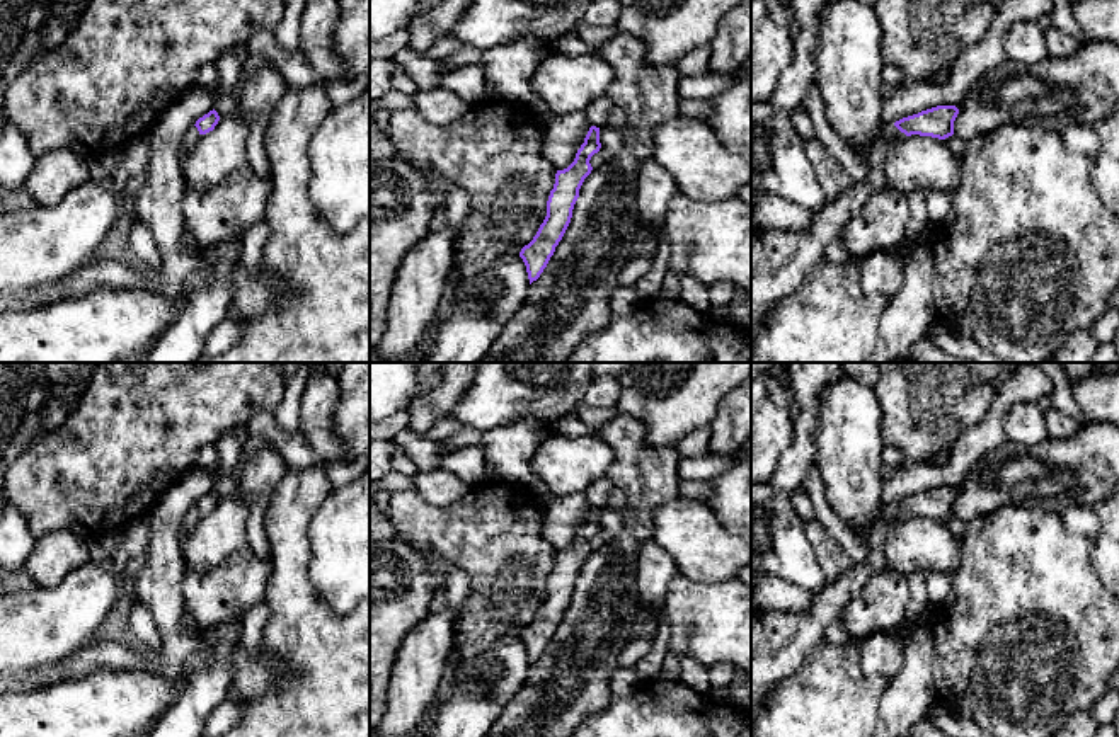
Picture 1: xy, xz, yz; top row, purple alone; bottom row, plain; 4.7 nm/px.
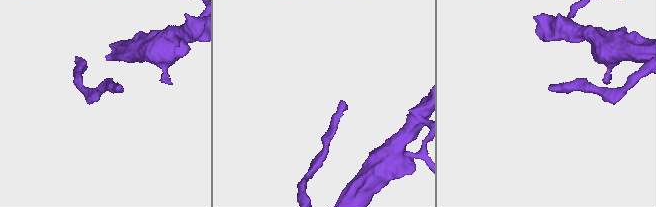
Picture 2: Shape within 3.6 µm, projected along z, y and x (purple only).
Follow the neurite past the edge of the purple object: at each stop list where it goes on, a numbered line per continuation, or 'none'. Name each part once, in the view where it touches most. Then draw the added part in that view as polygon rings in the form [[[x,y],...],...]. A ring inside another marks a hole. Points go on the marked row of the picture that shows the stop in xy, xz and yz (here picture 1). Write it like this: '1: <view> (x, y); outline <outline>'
1: yz (780, 261); outline [[[884,123],[865,160],[864,182],[853,182],[833,203],[824,204],[807,230],[765,230],[751,242],[751,339],[761,330],[772,308],[804,283],[824,257],[826,245],[840,237],[869,197],[887,189],[886,158],[891,146],[904,138],[894,123]]]

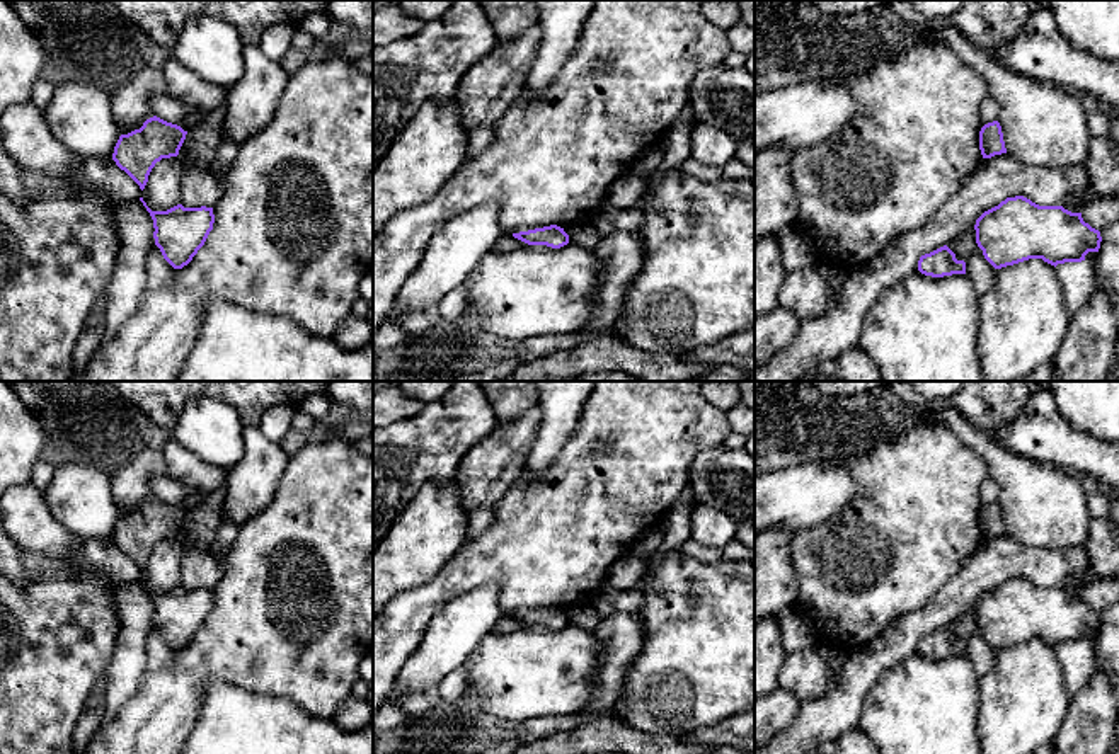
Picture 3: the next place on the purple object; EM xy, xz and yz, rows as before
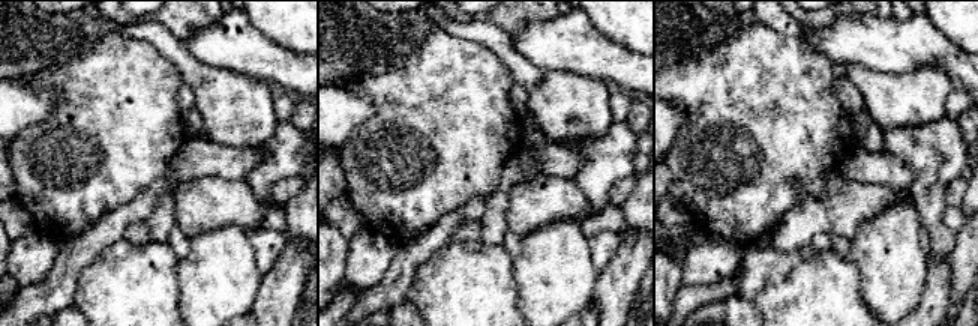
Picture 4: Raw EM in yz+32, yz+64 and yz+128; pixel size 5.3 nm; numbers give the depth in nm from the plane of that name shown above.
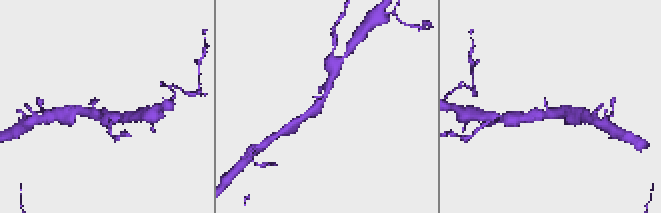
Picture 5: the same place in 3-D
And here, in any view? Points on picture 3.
none

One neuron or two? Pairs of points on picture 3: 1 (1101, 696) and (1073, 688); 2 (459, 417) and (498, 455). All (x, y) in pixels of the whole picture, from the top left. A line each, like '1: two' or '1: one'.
1: two
2: two

